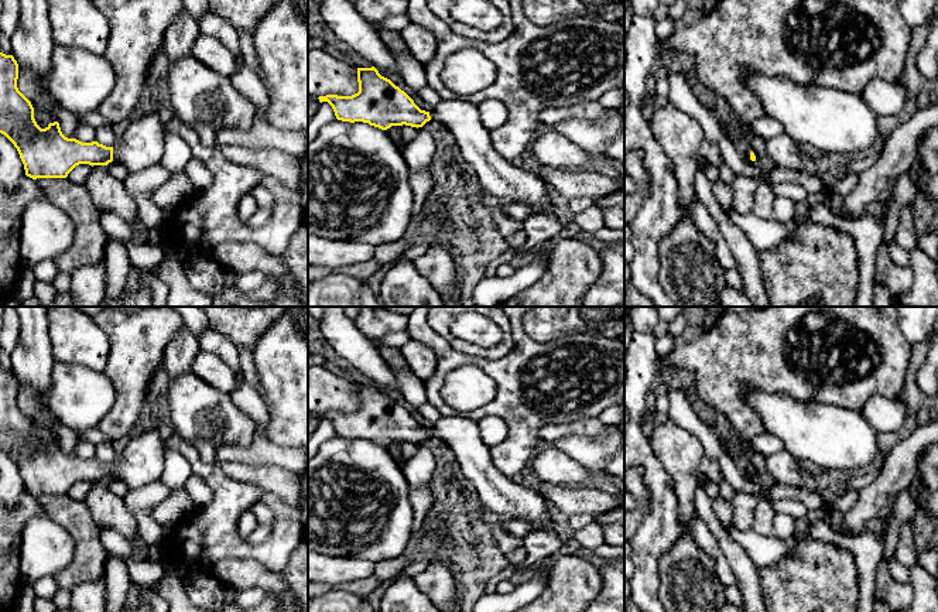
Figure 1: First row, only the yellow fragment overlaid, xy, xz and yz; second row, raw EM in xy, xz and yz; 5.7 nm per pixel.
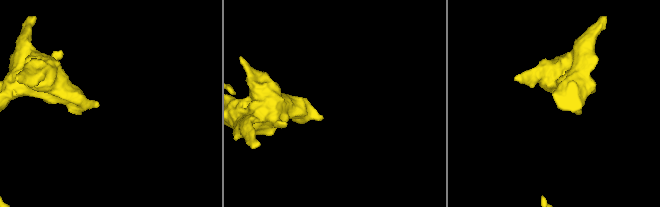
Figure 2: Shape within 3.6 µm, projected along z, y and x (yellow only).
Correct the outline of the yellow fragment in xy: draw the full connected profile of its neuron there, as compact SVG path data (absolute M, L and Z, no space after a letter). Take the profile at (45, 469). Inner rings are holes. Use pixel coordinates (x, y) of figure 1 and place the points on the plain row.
M0 369L0 449L17 465L27 493L32 496L66 495L79 481L107 482L113 476L123 479L130 489L160 481L164 471L165 447L158 430L134 434L113 464L106 464L97 458L82 459L65 454L58 438L41 445L34 435L31 418L17 404L17 396L17 377L13 372Z

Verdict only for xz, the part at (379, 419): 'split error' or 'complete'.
split error

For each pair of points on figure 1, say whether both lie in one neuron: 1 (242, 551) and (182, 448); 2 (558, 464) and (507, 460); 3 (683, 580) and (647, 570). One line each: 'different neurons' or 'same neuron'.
1: same neuron
2: different neurons
3: different neurons

